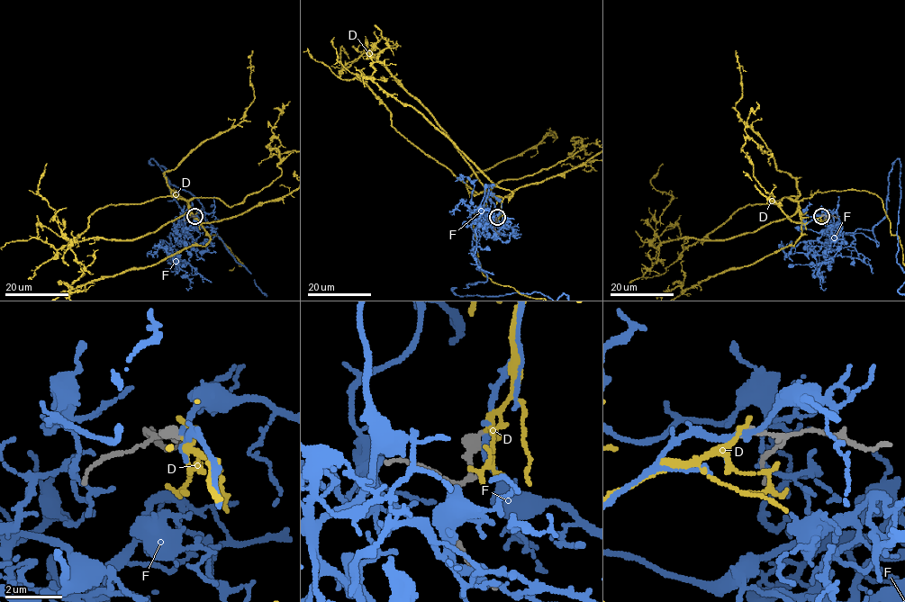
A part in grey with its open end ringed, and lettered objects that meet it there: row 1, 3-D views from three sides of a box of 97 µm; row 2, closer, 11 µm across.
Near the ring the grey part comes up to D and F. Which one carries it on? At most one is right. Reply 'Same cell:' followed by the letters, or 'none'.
Same cell: D

